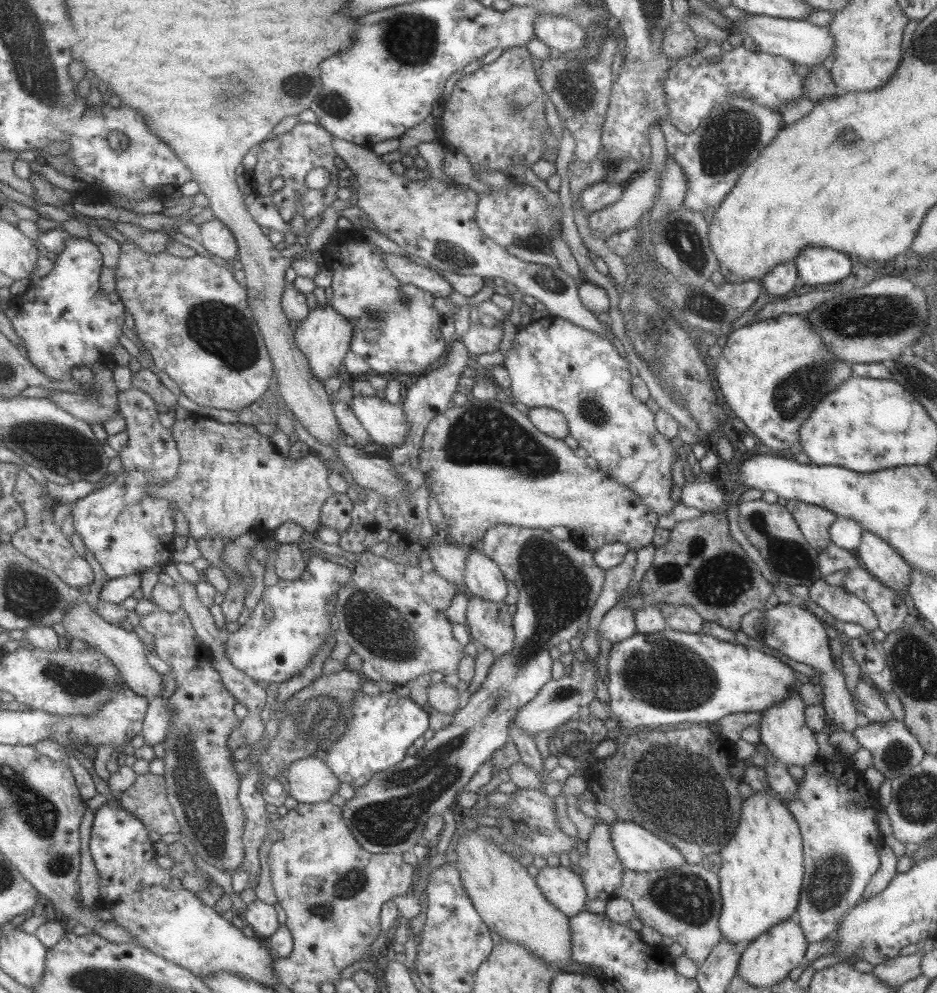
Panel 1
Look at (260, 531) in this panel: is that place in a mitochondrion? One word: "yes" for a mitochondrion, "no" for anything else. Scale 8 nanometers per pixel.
no

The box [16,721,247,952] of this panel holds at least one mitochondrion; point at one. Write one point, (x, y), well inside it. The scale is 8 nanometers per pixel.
(61, 863)

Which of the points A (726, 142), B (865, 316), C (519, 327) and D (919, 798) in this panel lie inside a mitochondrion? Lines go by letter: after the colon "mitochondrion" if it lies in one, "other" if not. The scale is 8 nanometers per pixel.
A: mitochondrion
B: mitochondrion
C: other
D: mitochondrion

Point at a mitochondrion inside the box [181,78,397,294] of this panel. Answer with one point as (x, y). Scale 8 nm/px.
(335, 105)

